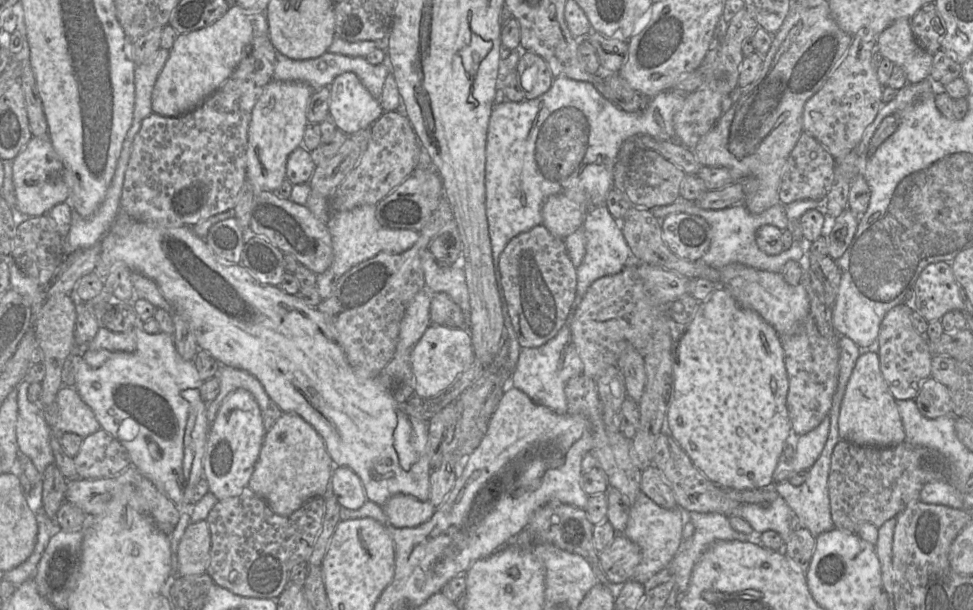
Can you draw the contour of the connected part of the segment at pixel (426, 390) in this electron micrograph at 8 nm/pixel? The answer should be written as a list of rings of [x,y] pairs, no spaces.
[[[431,324],[413,347],[410,361],[415,378],[415,395],[433,398],[449,388],[476,359],[468,328],[452,328]]]

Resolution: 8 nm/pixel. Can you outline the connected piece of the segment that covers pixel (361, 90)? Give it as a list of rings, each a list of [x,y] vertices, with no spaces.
[[[353,72],[337,76],[329,89],[329,114],[337,129],[346,135],[370,128],[384,112],[380,101],[372,97]]]

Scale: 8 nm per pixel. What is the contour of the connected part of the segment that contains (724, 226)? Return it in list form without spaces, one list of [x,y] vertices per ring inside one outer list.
[[[679,197],[672,204],[654,207],[650,211],[659,220],[663,220],[666,216],[674,213],[687,213],[703,218],[710,226],[710,245],[705,255],[697,261],[702,261],[717,269],[732,263],[740,263],[757,270],[780,273],[787,261],[799,262],[805,253],[805,239],[804,241],[793,241],[789,249],[783,250],[777,255],[764,253],[756,243],[756,232],[761,226],[774,225],[781,231],[788,228],[788,218],[781,203],[768,208],[761,214],[752,214],[744,205],[735,205],[718,210],[705,210],[700,208],[696,202]]]

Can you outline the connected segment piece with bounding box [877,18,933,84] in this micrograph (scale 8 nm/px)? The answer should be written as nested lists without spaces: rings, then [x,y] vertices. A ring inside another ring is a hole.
[[[899,18],[887,26],[879,34],[877,44],[883,57],[903,69],[908,83],[930,78],[933,55],[917,43],[909,18]]]

